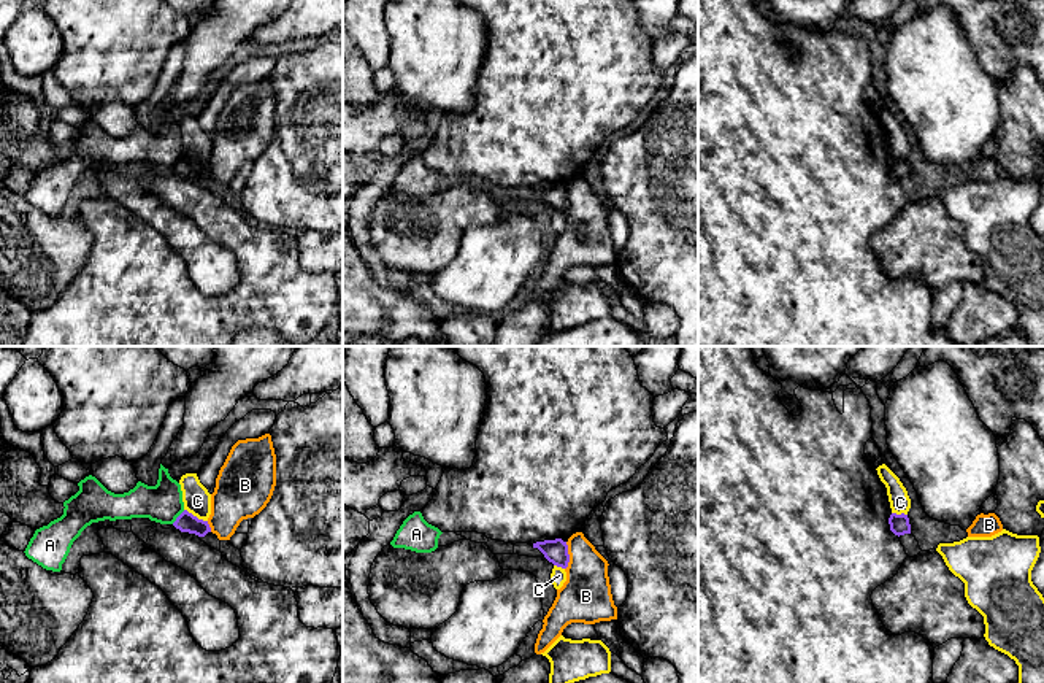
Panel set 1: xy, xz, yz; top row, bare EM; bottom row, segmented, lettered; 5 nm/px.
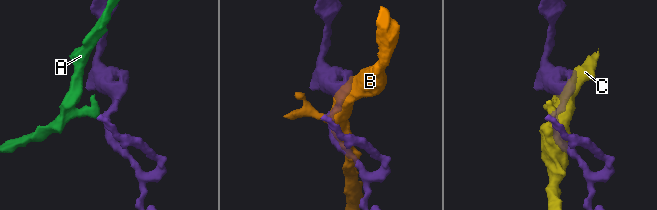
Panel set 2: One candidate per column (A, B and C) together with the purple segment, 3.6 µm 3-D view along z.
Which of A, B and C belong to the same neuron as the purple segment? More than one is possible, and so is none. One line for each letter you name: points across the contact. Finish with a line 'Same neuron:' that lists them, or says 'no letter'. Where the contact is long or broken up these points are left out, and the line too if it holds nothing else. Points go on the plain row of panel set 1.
Same neuron: no letter

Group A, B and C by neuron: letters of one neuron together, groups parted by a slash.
A / B / C

